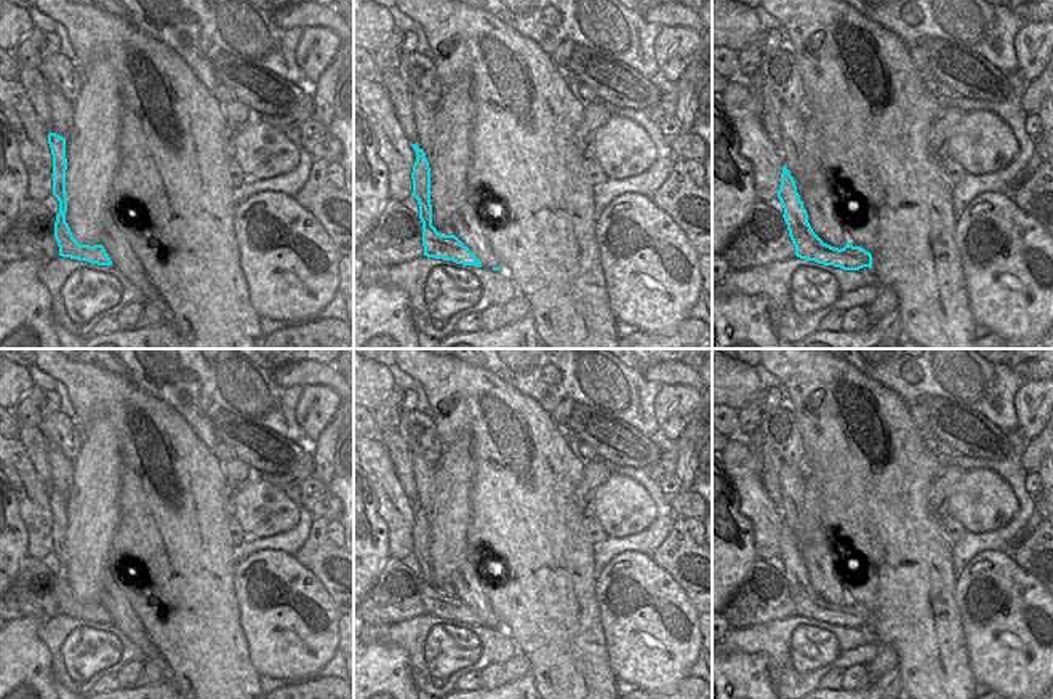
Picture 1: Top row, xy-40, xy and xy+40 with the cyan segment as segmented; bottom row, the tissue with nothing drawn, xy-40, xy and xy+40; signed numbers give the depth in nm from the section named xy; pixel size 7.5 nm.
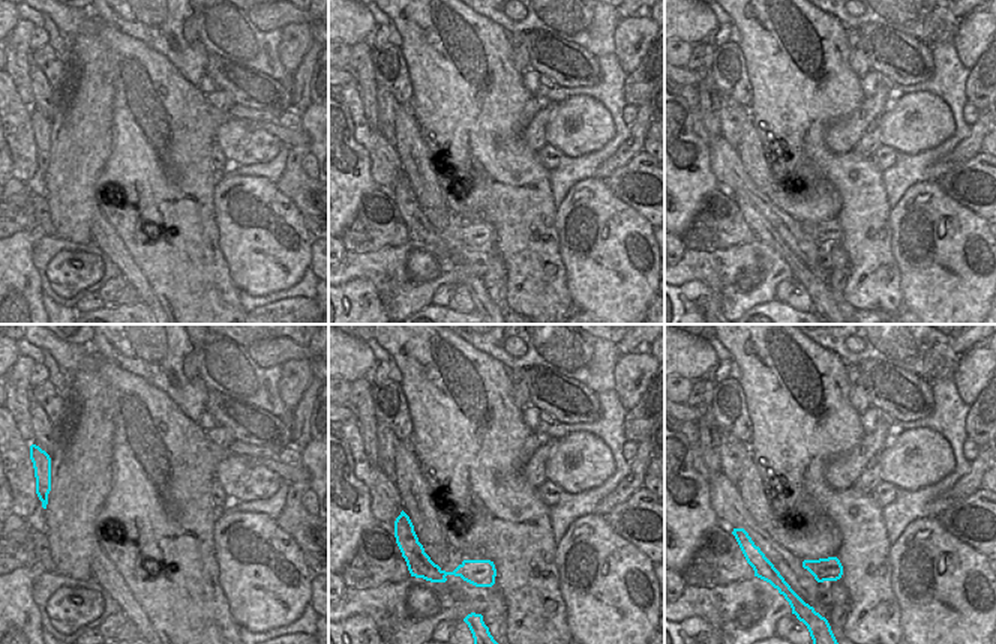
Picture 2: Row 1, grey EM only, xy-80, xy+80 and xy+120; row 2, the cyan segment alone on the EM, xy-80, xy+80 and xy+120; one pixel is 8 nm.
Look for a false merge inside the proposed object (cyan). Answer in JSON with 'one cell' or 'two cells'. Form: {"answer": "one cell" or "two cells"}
{"answer": "two cells"}

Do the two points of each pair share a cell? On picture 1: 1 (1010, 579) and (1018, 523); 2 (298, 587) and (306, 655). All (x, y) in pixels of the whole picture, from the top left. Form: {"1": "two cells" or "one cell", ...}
{"1": "two cells", "2": "one cell"}

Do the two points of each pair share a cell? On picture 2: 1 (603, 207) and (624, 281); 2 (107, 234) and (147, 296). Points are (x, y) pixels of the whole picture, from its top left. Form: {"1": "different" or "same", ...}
{"1": "same", "2": "same"}

